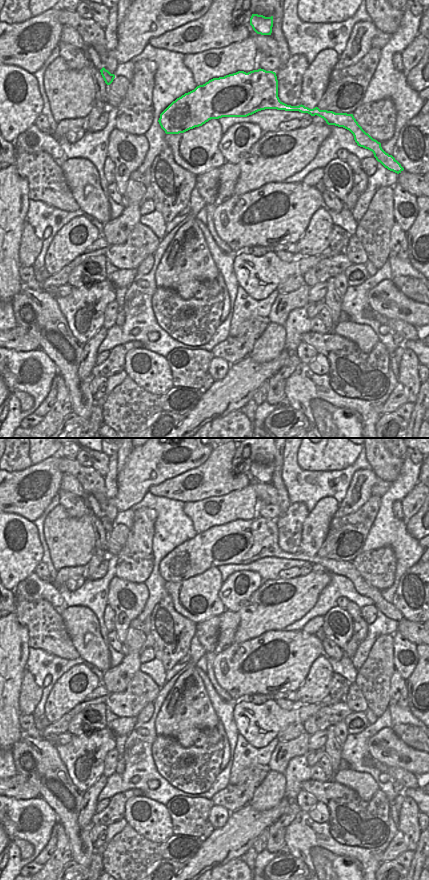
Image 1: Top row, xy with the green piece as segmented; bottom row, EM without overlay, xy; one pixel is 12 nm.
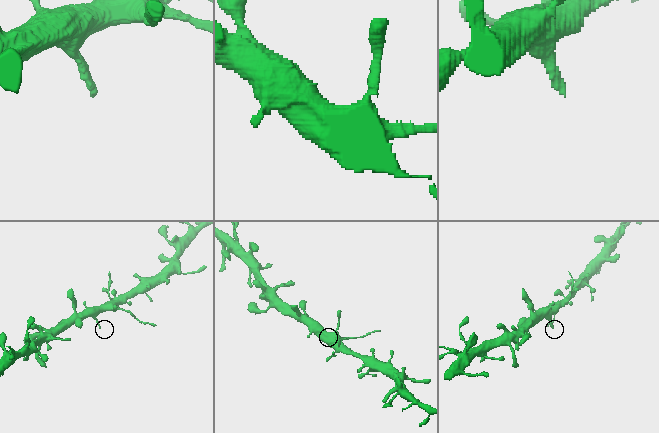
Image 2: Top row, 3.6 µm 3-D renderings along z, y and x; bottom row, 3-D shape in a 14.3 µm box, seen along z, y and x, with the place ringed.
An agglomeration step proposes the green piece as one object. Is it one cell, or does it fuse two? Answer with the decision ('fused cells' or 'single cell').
fused cells

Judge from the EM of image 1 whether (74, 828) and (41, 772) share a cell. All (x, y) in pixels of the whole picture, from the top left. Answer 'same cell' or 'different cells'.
same cell

